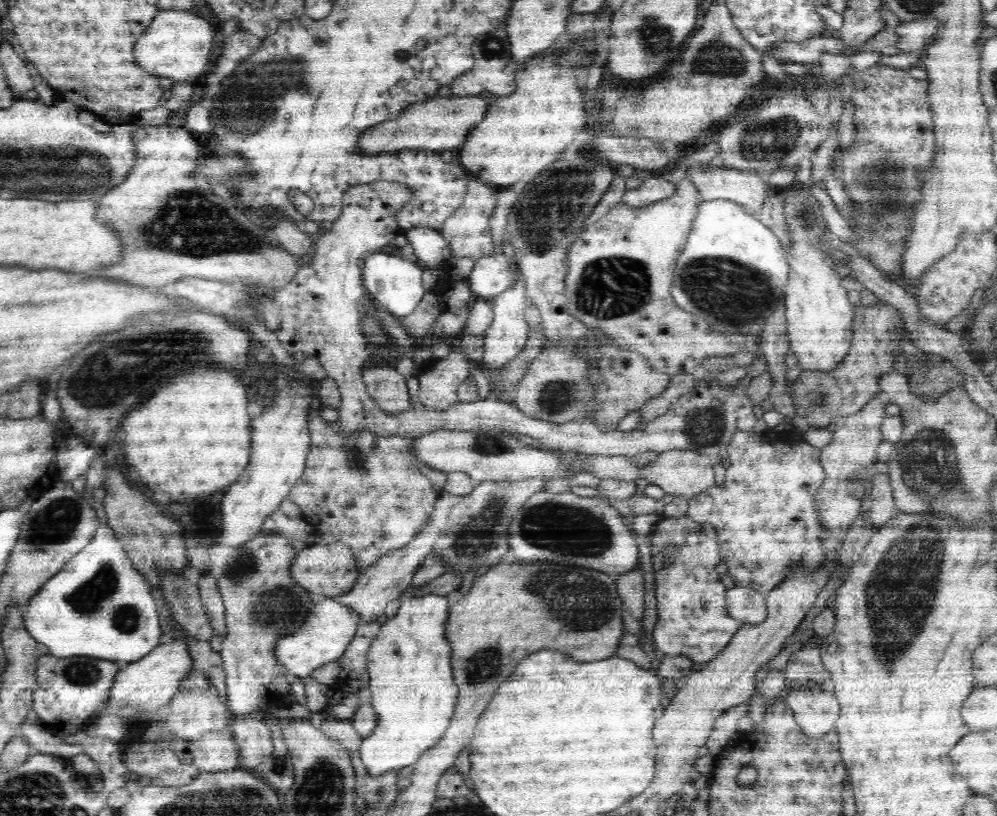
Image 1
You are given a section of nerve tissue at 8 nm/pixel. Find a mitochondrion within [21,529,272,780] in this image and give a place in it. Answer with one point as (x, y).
(99, 594)

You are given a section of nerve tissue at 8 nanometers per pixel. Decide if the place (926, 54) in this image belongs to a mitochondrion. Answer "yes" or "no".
no

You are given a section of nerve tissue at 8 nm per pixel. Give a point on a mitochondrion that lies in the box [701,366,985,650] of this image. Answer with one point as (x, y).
(928, 466)

